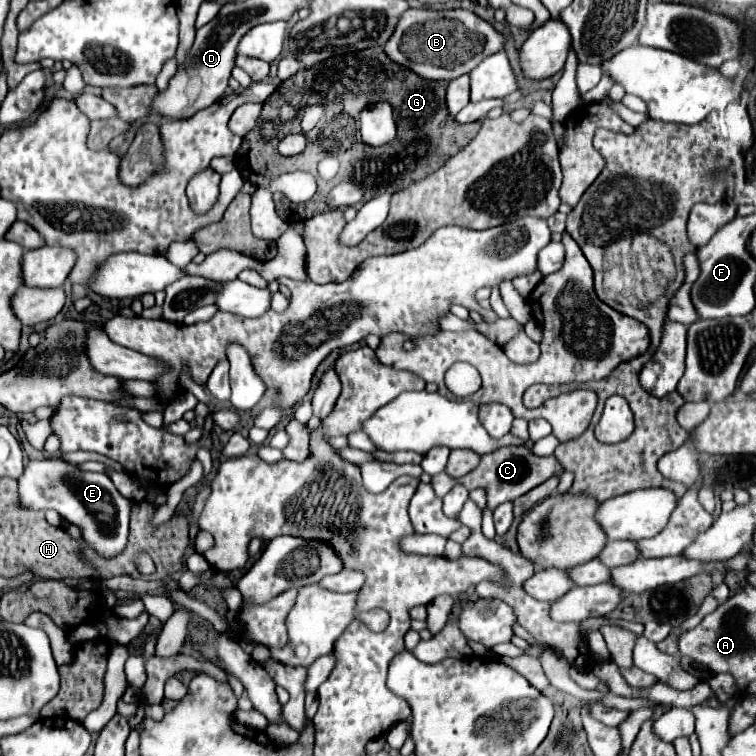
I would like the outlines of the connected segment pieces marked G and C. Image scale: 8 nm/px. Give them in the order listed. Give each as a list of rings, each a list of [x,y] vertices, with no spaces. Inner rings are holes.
[[[383,47],[353,51],[347,55],[329,57],[311,69],[297,71],[293,79],[279,85],[285,101],[317,103],[323,107],[323,119],[315,127],[319,145],[331,155],[343,155],[343,179],[355,181],[363,187],[363,201],[381,193],[395,193],[403,185],[425,177],[427,173],[445,165],[457,151],[461,151],[475,135],[465,133],[463,125],[451,117],[445,101],[447,81],[429,81],[417,73],[395,65]],[[387,101],[397,113],[397,139],[385,147],[371,147],[363,143],[359,131],[359,115],[367,105]]]
[[[503,447],[503,449],[497,449],[495,453],[481,455],[481,463],[473,471],[470,471],[463,477],[459,477],[459,479],[452,479],[444,472],[439,473],[439,475],[433,475],[431,477],[431,487],[433,487],[433,491],[435,491],[437,497],[441,499],[455,485],[463,485],[469,491],[473,491],[473,489],[485,489],[485,493],[487,493],[487,507],[495,509],[501,503],[513,501],[513,499],[525,495],[527,491],[531,491],[533,487],[545,483],[549,477],[561,475],[561,473],[563,473],[563,467],[561,467],[561,463],[557,461],[555,455],[539,457],[529,447]]]

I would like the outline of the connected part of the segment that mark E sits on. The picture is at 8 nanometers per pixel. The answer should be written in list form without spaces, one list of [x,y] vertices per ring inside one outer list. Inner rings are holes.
[[[31,459],[25,465],[25,471],[17,479],[17,483],[19,483],[19,503],[23,509],[57,511],[69,523],[79,525],[83,531],[83,539],[105,559],[117,555],[125,547],[129,533],[131,501],[119,495],[109,475],[81,471],[75,463],[57,461],[57,465],[51,467],[49,475],[39,481],[39,459]]]

